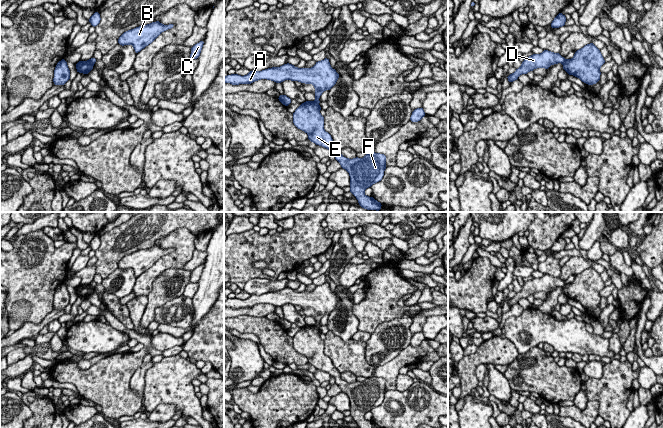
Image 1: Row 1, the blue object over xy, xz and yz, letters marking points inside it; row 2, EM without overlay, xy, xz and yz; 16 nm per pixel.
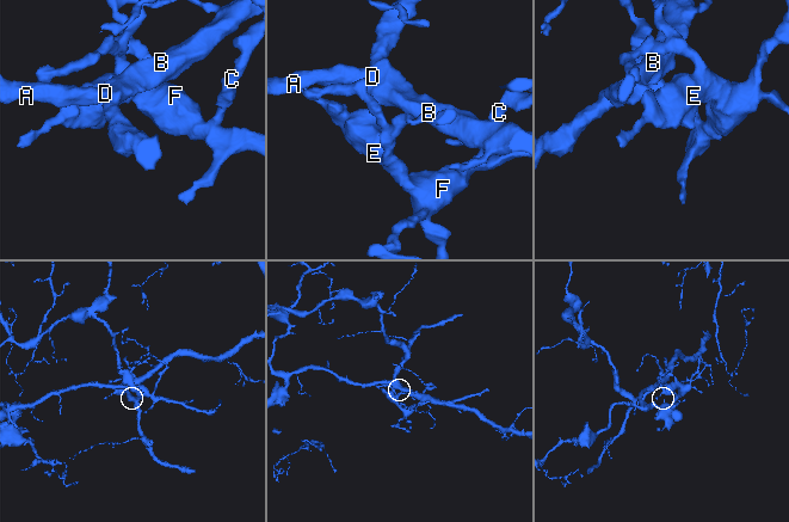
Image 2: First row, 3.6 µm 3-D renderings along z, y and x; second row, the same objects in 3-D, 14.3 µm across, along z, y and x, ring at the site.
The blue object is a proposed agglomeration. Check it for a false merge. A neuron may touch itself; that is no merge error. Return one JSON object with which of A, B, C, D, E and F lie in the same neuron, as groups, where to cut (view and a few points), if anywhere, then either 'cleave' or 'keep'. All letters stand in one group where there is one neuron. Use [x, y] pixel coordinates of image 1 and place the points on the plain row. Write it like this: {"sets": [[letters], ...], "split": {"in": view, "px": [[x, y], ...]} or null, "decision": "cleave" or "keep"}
{"sets": [["A", "B", "D"], ["C", "E", "F"]], "split": {"in": "xz", "px": [[314, 325], [318, 329]]}, "decision": "cleave"}

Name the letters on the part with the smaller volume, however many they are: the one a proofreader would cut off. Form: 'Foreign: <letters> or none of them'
Foreign: C, E, F

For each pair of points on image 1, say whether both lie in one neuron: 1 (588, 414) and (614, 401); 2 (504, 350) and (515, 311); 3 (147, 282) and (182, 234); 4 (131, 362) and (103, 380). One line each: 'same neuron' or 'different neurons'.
1: different neurons
2: different neurons
3: same neuron
4: same neuron

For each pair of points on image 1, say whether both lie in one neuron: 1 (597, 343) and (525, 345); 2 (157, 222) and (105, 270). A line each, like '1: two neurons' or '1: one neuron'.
1: one neuron
2: one neuron

